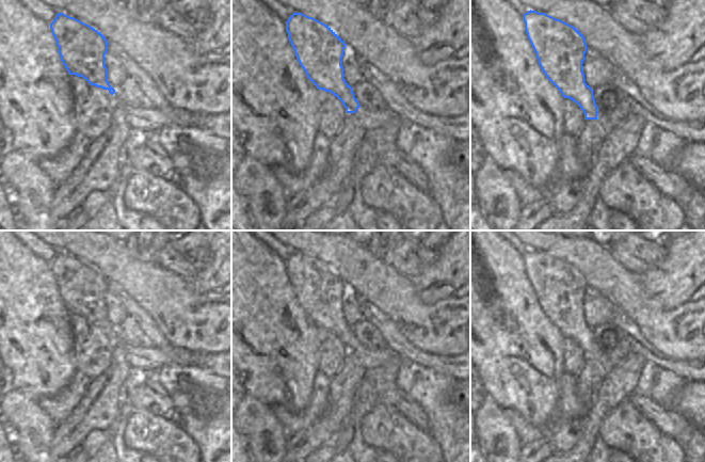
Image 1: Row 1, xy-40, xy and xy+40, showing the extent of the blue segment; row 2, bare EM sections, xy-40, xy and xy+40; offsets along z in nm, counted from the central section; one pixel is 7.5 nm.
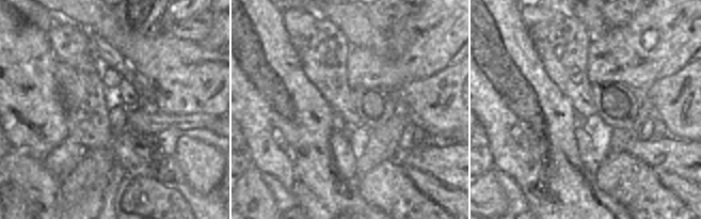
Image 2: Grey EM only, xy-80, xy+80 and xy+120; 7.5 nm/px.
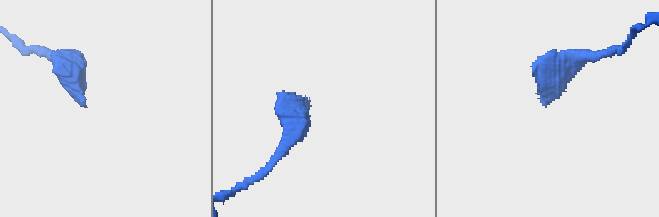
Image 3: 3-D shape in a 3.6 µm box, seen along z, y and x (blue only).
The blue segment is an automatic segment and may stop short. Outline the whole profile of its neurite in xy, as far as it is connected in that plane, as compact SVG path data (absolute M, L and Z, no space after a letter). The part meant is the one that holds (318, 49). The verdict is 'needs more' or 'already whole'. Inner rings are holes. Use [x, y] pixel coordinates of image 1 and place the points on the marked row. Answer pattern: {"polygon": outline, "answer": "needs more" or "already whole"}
{"polygon": "M293 13L286 21L286 31L309 81L318 90L336 96L363 128L372 130L392 120L395 114L389 109L370 111L359 106L343 78L341 59L346 44L329 26L302 13Z", "answer": "needs more"}

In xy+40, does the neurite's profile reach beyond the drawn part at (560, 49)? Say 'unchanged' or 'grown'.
grown

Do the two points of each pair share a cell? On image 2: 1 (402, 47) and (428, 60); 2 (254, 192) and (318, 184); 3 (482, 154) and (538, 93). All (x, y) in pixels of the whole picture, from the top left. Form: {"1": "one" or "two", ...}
{"1": "one", "2": "two", "3": "two"}

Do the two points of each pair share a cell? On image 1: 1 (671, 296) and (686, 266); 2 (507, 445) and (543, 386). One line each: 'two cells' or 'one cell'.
1: one cell
2: two cells

